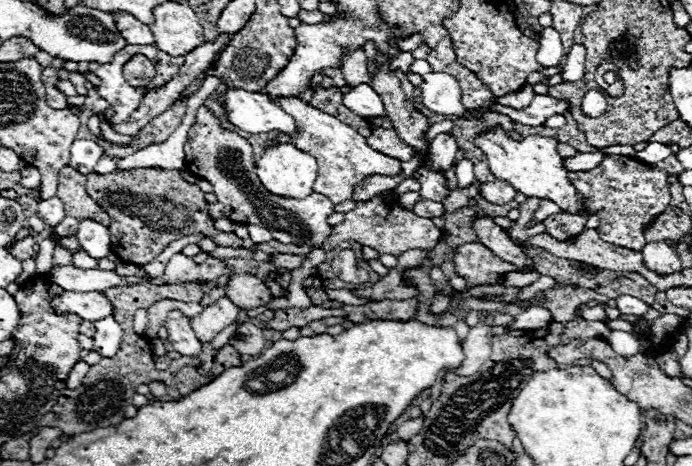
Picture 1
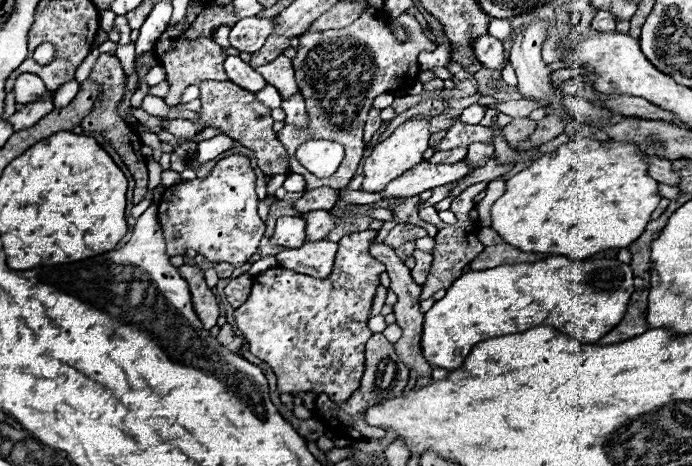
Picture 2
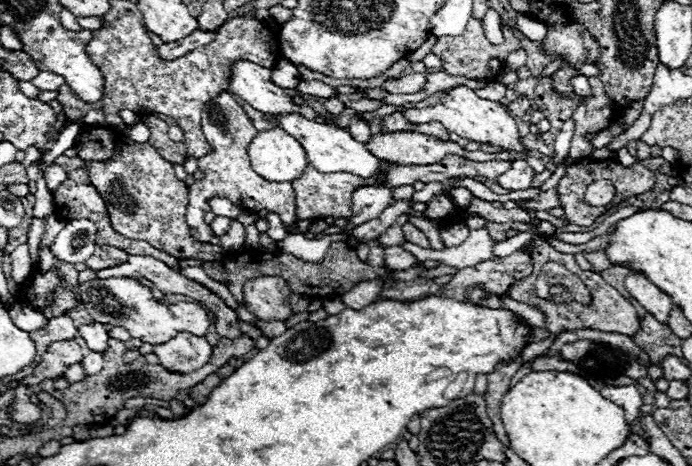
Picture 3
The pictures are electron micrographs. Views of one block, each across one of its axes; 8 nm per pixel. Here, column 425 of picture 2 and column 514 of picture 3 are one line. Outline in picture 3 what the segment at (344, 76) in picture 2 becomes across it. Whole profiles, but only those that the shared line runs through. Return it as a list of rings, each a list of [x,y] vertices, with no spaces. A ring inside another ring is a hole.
[[[470,18],[466,32],[462,36],[440,36],[432,48],[432,54],[436,54],[442,60],[442,70],[450,76],[464,76],[464,78],[472,78],[472,80],[492,82],[496,78],[496,74],[490,70],[490,60],[500,58],[502,62],[506,62],[508,54],[520,48],[520,40],[514,36],[514,32],[508,24],[502,24],[502,34],[504,34],[504,42],[500,46],[496,46],[486,38],[482,22]]]

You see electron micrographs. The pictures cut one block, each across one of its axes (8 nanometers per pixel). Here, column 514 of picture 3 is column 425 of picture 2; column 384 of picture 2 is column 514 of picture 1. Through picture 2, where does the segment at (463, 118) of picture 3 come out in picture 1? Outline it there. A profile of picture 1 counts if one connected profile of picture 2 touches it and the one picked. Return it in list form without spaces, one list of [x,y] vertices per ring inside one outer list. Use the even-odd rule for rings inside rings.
[[[490,128],[488,132],[476,134],[474,144],[486,154],[486,162],[492,174],[500,180],[514,184],[518,192],[542,200],[554,200],[562,210],[572,214],[586,214],[580,204],[580,196],[568,180],[568,170],[562,166],[562,156],[556,152],[558,142],[554,138],[530,134],[522,140],[514,140],[502,128]]]

